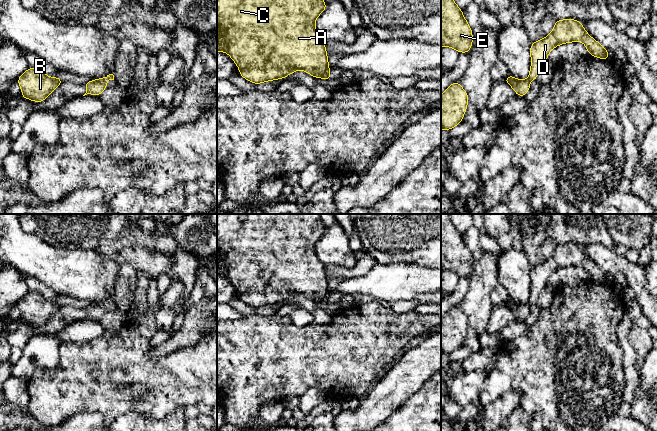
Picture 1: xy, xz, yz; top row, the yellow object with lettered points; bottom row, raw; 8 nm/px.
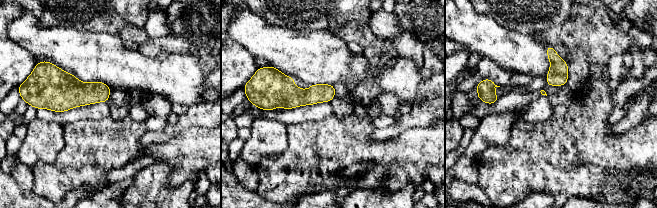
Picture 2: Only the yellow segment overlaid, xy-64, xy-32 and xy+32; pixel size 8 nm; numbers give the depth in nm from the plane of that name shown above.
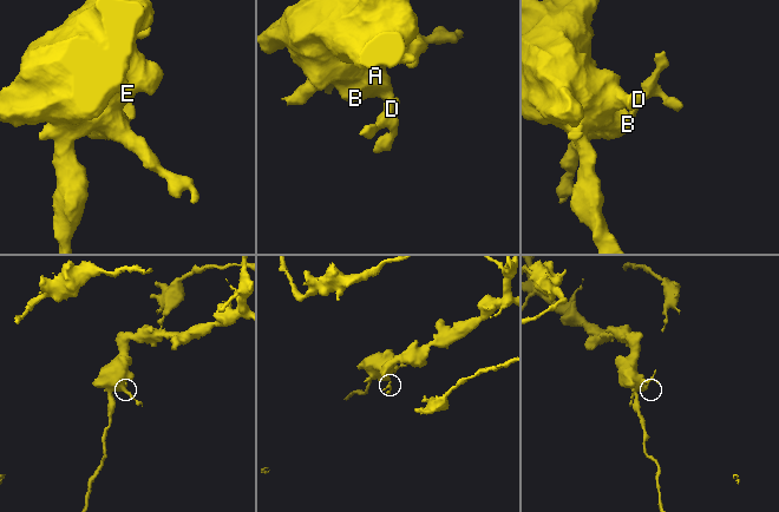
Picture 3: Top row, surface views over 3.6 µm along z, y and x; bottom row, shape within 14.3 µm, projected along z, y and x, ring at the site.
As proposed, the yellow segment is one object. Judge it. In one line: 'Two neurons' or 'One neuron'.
Two neurons

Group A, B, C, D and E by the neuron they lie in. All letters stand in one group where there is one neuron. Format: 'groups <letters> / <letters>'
groups A B C E / D

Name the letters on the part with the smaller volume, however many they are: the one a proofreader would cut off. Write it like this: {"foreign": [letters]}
{"foreign": ["D"]}

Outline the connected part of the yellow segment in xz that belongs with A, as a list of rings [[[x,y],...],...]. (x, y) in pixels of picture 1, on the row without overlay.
[[[217,214],[217,275],[228,277],[237,288],[240,300],[258,309],[265,305],[283,303],[293,295],[303,294],[315,302],[330,300],[325,265],[317,258],[315,244],[326,233],[320,214]]]

